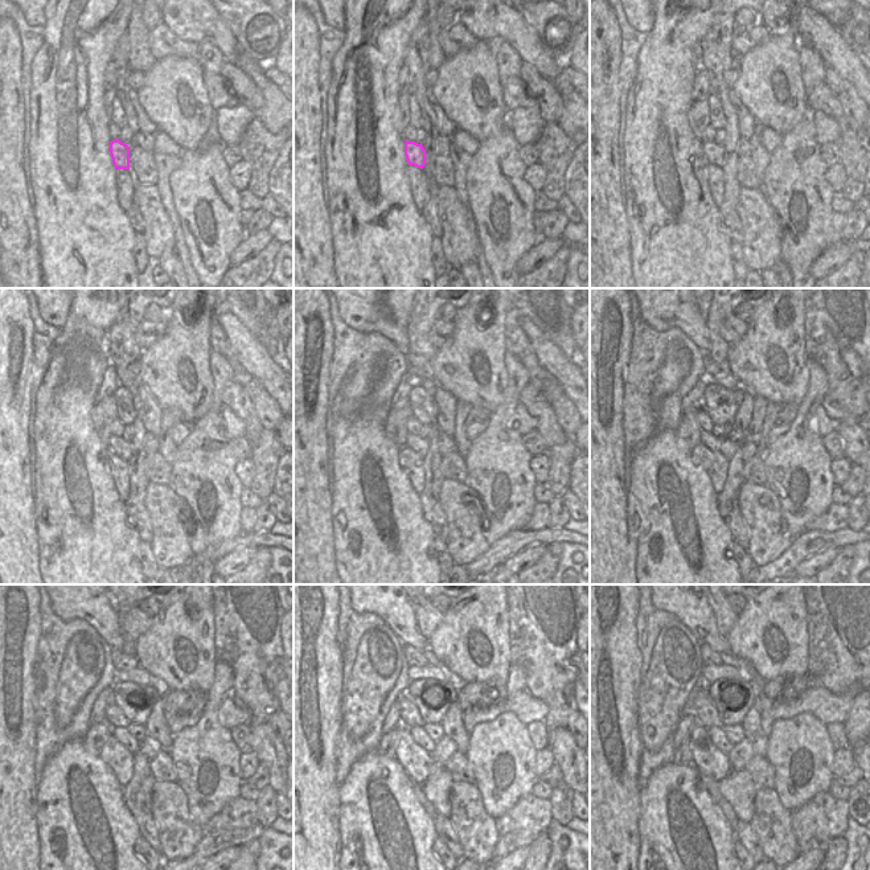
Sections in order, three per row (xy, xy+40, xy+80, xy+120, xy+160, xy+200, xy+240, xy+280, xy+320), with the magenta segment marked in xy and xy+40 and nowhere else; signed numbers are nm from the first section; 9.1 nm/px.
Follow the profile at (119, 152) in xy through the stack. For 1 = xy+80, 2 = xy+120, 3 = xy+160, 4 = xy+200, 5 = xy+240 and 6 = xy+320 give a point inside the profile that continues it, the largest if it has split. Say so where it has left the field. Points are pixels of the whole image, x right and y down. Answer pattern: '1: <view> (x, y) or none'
1: xy+80 (713, 154)
2: xy+120 (118, 446)
3: xy+160 (421, 446)
4: xy+200 (708, 439)
5: xy+240 (122, 734)
6: xy+320 (717, 735)

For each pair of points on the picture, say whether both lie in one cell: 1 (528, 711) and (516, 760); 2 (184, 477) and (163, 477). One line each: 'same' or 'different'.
1: different
2: different

